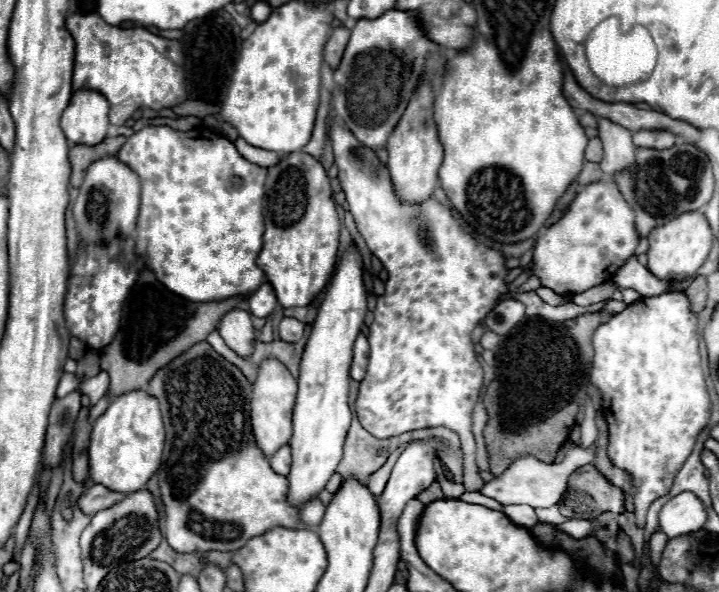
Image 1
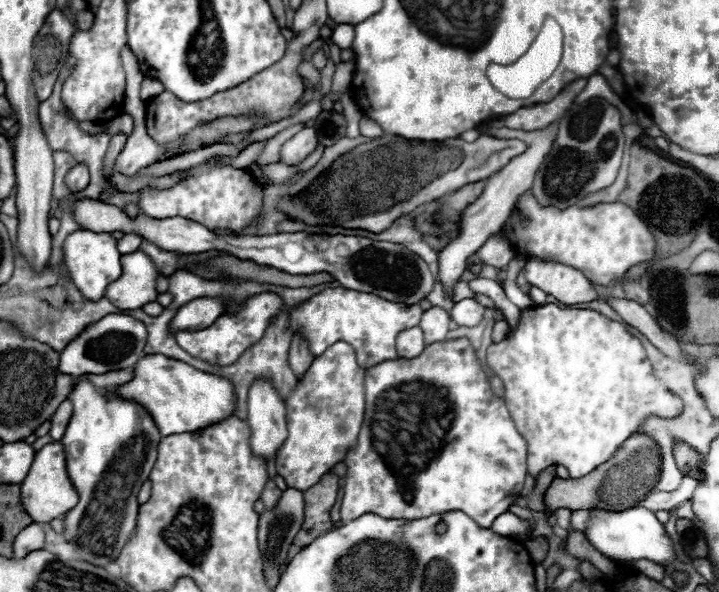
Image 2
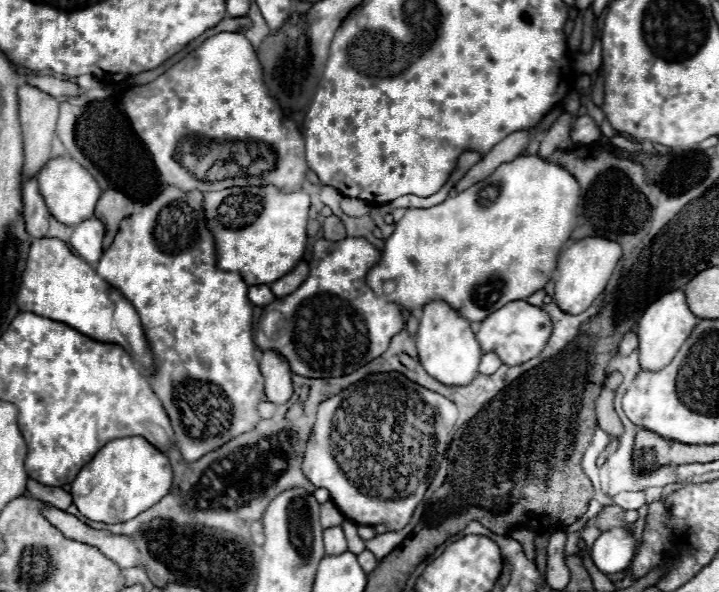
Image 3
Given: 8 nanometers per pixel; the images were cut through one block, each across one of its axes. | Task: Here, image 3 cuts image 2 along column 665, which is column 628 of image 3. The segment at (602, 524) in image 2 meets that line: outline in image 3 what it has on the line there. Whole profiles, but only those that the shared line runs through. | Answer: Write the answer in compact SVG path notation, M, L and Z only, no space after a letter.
M612 528L598 536L590 548L596 568L604 574L616 574L630 566L636 550L636 538L626 528Z

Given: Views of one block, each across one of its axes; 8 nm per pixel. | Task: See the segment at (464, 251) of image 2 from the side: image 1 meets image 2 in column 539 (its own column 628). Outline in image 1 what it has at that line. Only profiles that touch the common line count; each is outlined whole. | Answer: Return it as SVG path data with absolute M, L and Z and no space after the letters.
M598 118L598 130L604 144L604 158L600 162L602 172L612 176L618 174L618 170L626 170L626 166L634 166L636 150L632 144L632 132L606 118Z

